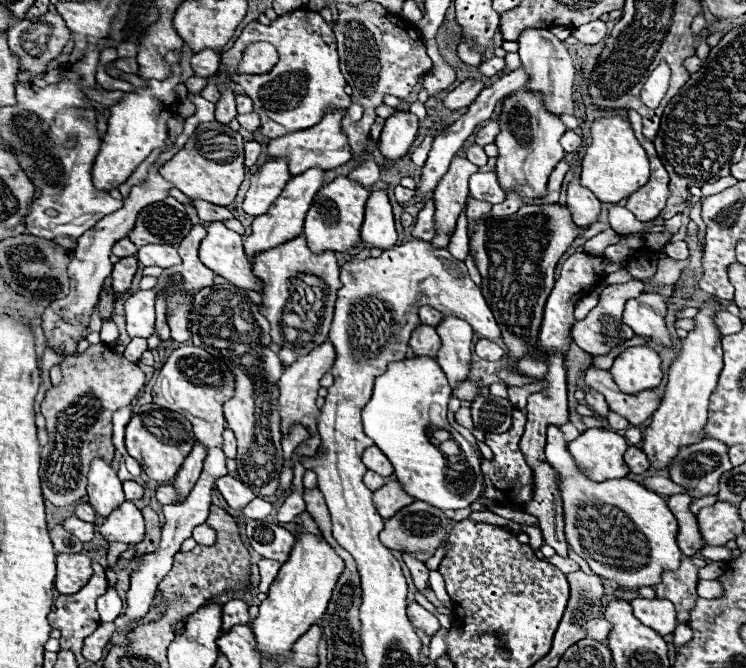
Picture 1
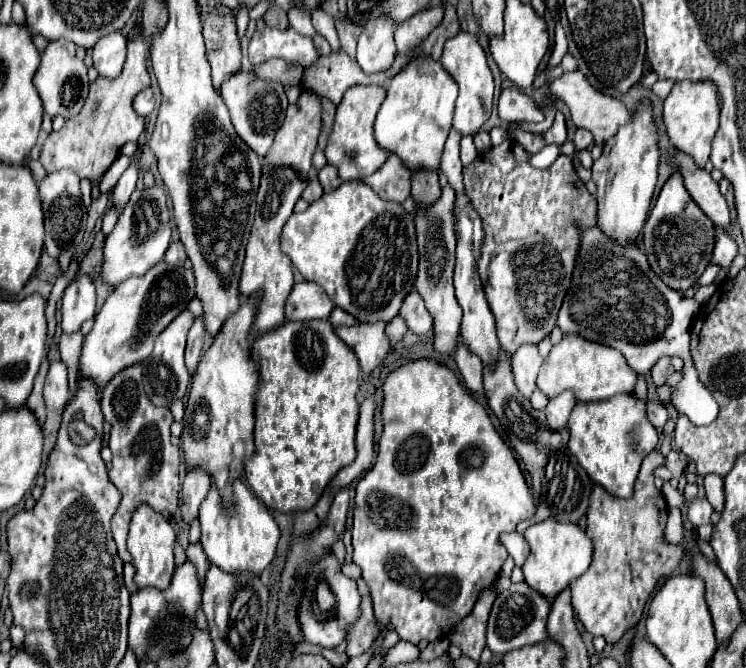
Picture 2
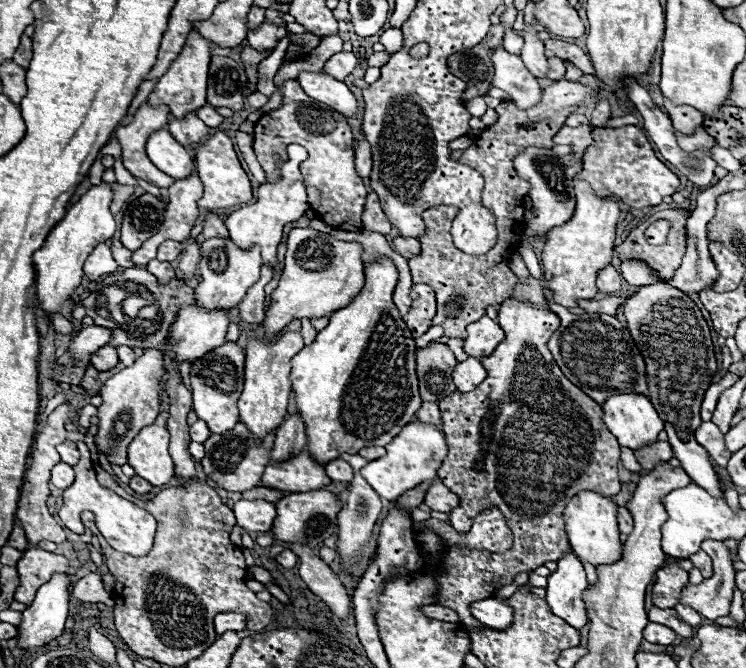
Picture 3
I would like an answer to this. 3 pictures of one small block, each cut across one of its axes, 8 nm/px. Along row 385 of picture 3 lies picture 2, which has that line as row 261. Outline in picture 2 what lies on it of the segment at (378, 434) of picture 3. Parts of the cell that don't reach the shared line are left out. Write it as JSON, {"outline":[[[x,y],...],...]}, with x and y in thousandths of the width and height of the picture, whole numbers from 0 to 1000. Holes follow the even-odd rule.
{"outline":[[[458,272],[448,287],[418,302],[410,317],[391,320],[378,347],[378,374],[408,413],[429,425],[445,452],[483,482],[523,482],[542,452],[542,443],[555,431],[560,407],[560,371],[555,350],[555,323],[539,305],[512,299],[488,272]]]}

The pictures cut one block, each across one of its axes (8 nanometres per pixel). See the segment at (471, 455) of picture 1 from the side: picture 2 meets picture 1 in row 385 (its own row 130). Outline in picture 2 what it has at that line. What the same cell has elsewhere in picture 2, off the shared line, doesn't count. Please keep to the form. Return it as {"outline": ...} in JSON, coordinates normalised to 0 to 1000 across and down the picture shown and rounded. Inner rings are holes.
{"outline":[[[558,84],[523,120],[520,144],[501,183],[504,213],[512,222],[534,231],[547,254],[584,254],[601,195],[606,192],[611,144],[614,126],[606,114],[601,114],[592,96],[576,84]],[[563,240],[579,240],[579,251],[574,251],[574,246],[563,246]]]}

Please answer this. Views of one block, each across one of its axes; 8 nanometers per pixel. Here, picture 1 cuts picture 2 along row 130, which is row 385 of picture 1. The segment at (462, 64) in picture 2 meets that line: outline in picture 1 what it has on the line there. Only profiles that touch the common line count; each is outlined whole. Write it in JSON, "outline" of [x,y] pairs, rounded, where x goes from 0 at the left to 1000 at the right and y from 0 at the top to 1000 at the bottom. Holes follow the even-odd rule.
{"outline":[[[622,569],[622,572],[614,575],[614,581],[611,581],[609,590],[611,590],[617,599],[633,602],[633,599],[638,596],[638,590],[641,590],[641,575],[633,572],[633,569]]]}

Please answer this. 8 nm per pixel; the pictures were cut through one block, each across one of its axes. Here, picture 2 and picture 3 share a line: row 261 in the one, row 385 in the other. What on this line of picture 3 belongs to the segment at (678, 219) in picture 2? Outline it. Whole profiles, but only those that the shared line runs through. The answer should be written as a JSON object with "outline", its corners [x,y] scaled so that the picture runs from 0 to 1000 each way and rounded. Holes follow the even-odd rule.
{"outline":[[[893,422],[861,428],[836,452],[834,464],[842,479],[842,494],[866,542],[871,599],[890,629],[903,683],[930,725],[944,731],[952,743],[968,746],[971,740],[952,683],[930,656],[930,647],[941,635],[938,599],[944,599],[944,587],[954,575],[954,563],[962,557],[949,482],[922,440]]]}

